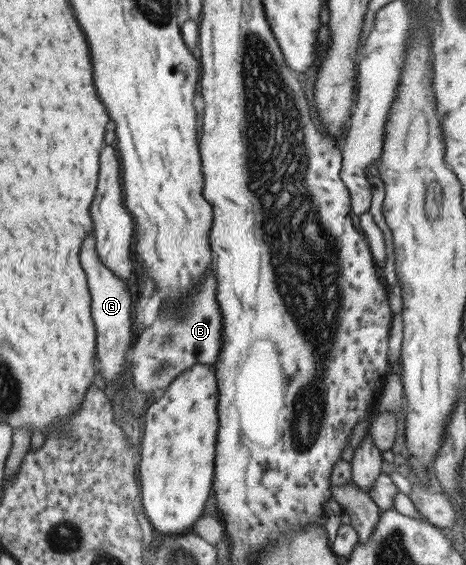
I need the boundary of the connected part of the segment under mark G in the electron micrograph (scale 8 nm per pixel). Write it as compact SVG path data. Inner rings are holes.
M93 231L83 237L78 250L78 261L84 270L90 295L90 314L96 336L95 356L98 358L100 375L106 381L115 381L116 375L125 369L124 357L127 359L128 352L132 349L137 338L132 330L134 315L132 314L132 305L134 305L132 285L122 282L120 278L116 278L107 267L102 265L95 252Z

